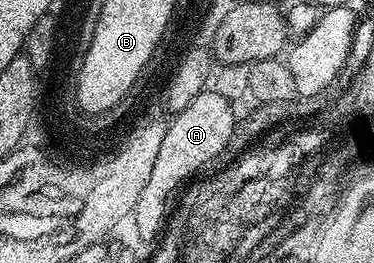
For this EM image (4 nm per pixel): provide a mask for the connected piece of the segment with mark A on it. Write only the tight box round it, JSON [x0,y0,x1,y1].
[137,89,235,238]

